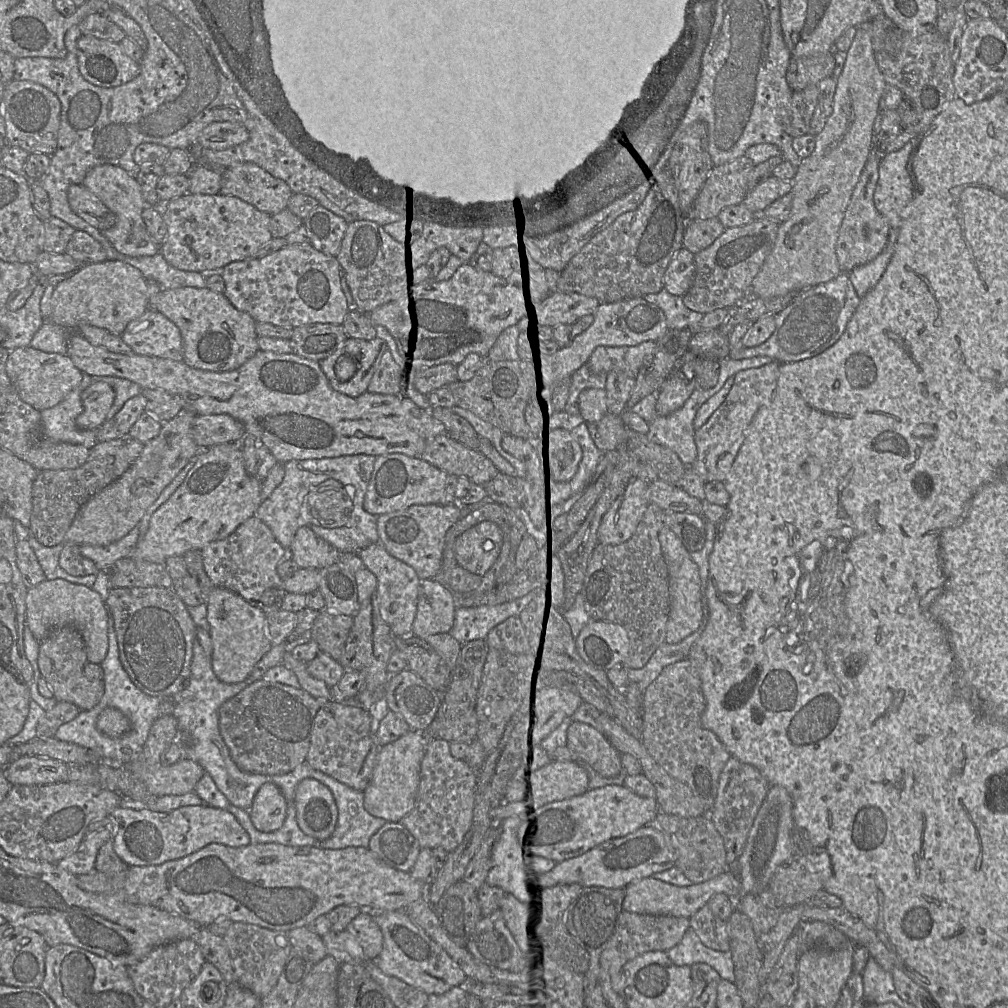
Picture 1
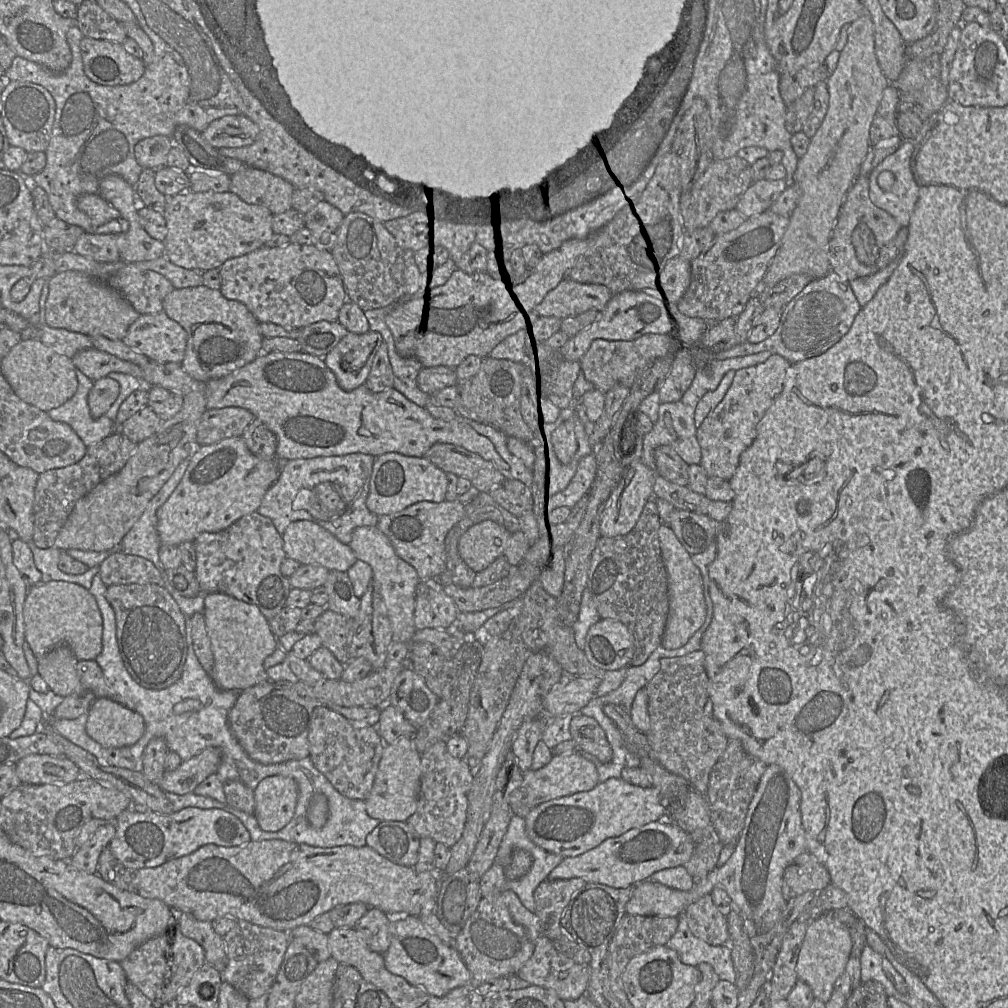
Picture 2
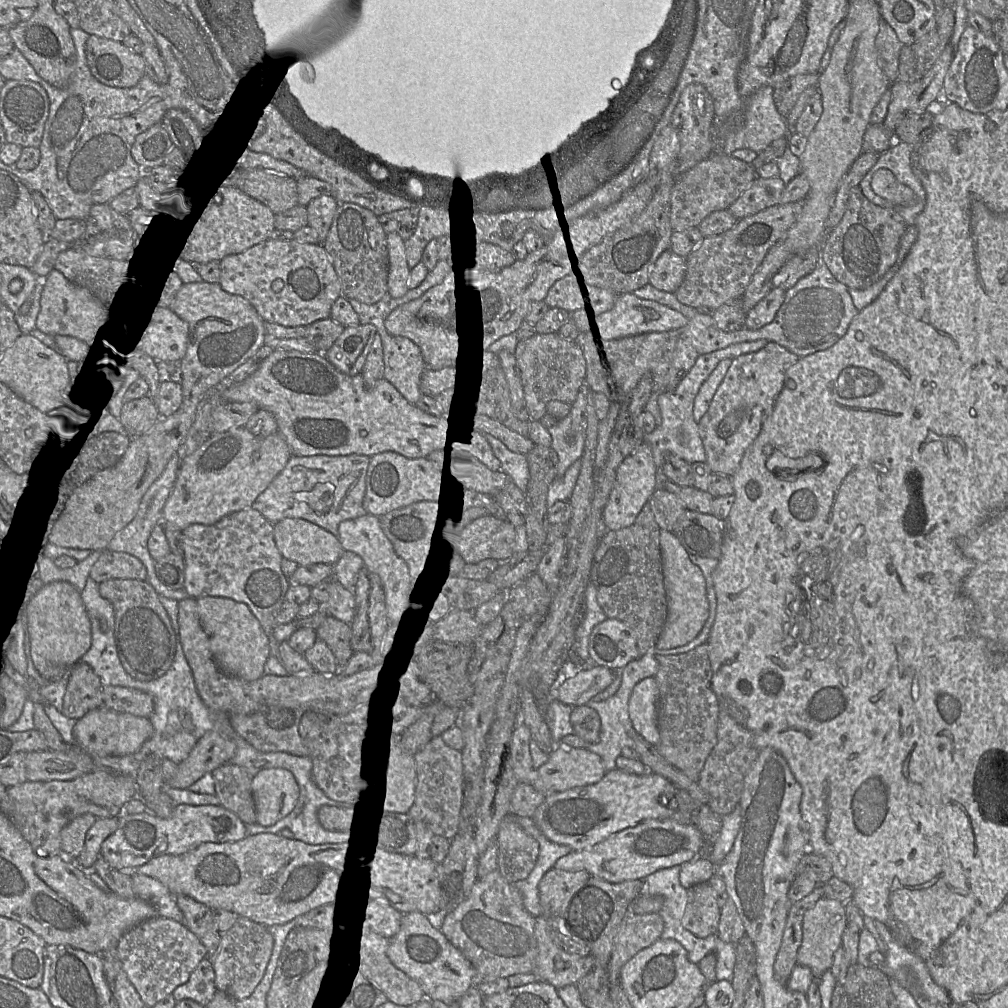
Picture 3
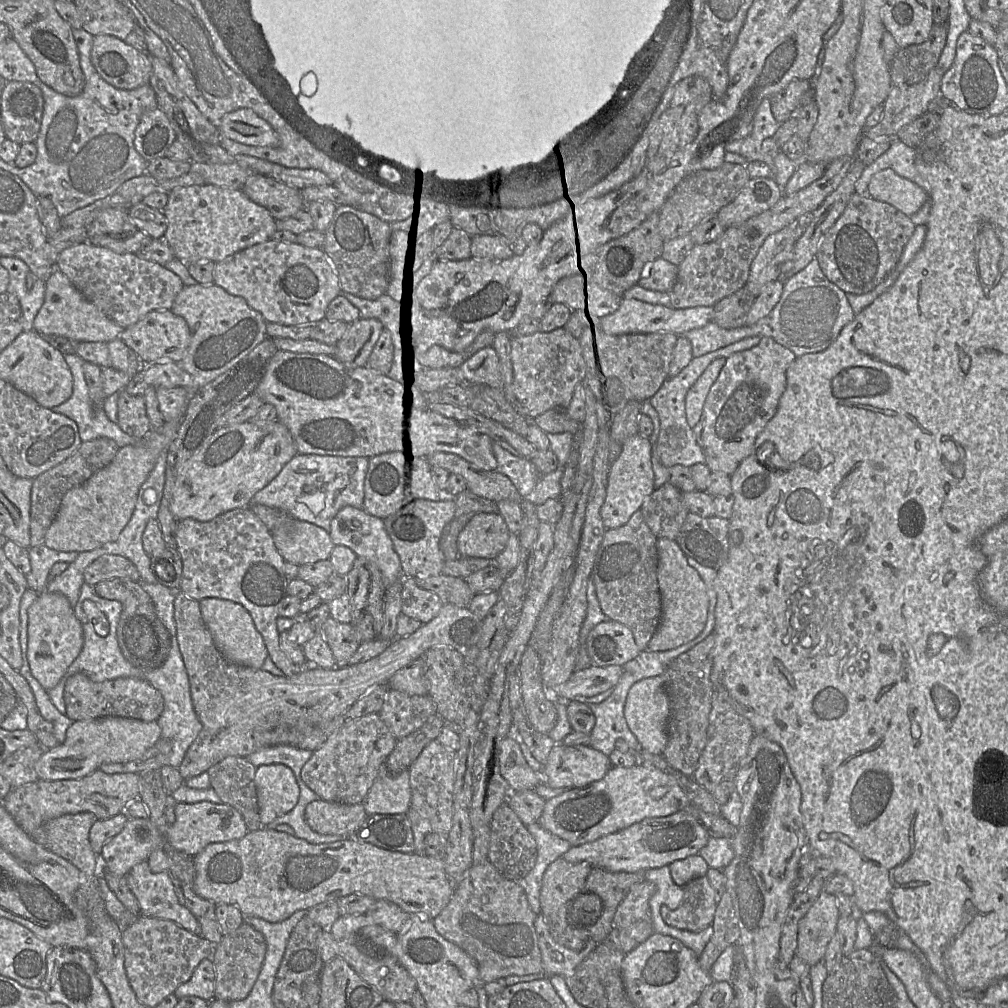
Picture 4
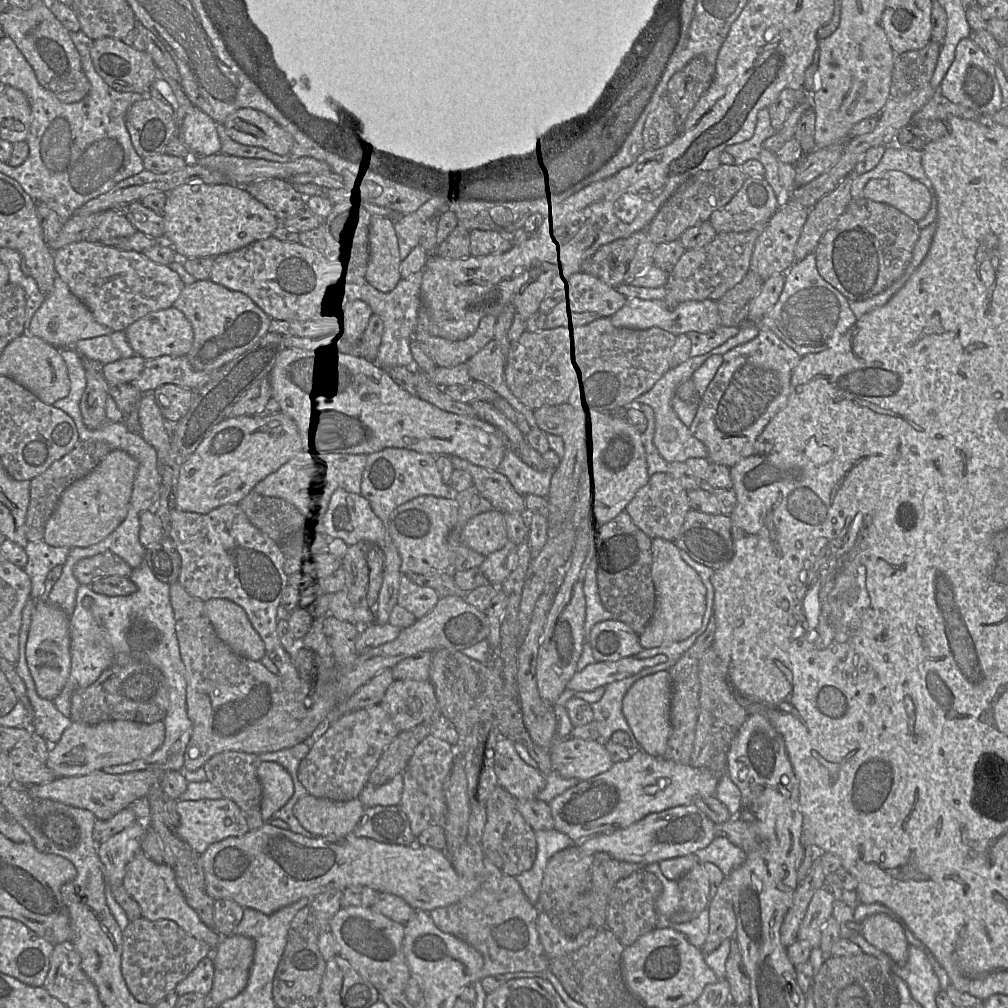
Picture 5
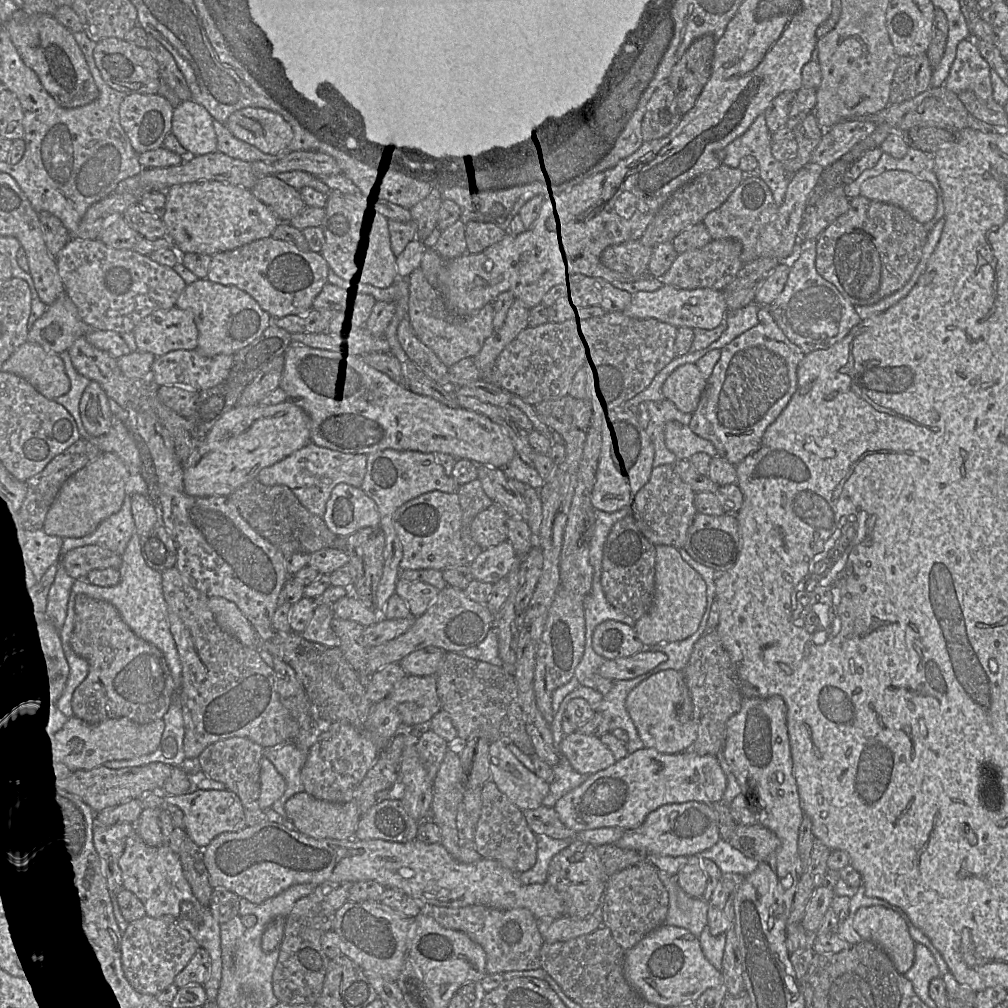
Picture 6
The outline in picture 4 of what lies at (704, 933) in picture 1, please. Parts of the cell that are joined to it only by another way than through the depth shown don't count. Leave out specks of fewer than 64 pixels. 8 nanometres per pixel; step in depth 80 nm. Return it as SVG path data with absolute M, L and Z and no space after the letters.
M707 876L695 878L682 888L684 895L677 909L670 910L665 905L661 907L665 922L675 928L692 932L700 932L712 925L718 899Z

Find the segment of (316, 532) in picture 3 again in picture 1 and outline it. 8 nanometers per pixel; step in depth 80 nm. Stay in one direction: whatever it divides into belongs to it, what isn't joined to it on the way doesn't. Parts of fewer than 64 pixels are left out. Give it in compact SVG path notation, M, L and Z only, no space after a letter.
M310 527L299 528L288 549L288 556L300 568L322 569L333 564L344 564L353 573L365 567L355 553L344 553L318 537Z

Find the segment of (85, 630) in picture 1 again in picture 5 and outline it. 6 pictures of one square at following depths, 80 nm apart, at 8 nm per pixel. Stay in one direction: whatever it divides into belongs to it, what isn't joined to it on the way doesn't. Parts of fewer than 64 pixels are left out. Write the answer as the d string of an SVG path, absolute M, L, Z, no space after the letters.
M36 600L26 643L26 661L41 698L53 700L62 691L71 667L69 618L48 601Z

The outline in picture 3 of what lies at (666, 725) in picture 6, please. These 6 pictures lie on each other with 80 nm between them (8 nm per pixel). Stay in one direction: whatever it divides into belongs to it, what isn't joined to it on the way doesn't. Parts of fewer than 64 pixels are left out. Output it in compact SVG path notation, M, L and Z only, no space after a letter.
M648 677L634 686L628 703L628 715L633 728L654 746L660 742L658 698L656 680L654 677Z

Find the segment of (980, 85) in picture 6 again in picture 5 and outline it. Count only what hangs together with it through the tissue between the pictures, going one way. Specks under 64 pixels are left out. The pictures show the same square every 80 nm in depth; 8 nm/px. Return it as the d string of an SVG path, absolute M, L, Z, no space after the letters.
M964 38L956 47L955 59L944 76L939 91L951 102L974 110L980 116L991 117L1004 107L995 68L995 62L975 42Z

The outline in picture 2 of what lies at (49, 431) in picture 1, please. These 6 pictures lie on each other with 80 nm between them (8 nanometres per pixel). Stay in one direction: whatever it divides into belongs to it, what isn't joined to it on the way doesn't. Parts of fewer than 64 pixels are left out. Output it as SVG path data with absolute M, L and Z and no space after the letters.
M75 368L75 371L78 380L76 393L63 405L49 410L48 414L53 420L68 424L89 447L114 433L116 423L106 414L99 418L92 417L88 394L94 381L79 369Z

